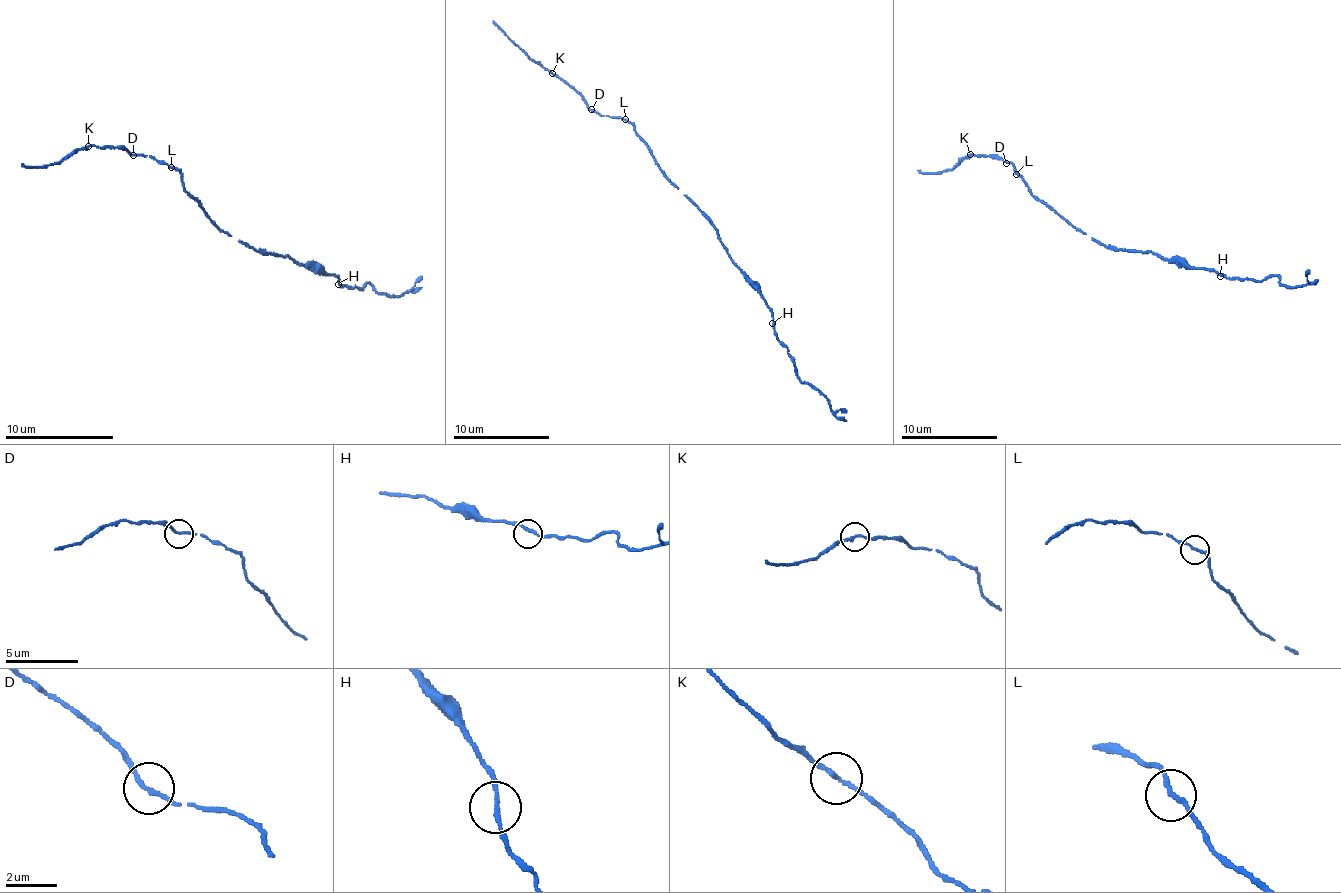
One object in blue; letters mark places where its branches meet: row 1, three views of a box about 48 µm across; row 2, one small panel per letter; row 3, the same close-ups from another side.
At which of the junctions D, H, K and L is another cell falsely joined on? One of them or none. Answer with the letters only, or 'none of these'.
none of these

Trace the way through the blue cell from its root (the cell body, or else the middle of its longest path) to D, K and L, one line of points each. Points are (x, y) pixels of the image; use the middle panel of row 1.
D: (688, 198), (664, 174), (650, 147), (630, 123), (623, 118), (599, 116), (592, 109)
K: (688, 198), (664, 174), (650, 147), (630, 123), (623, 118), (599, 116), (580, 94), (551, 73)
L: (688, 198), (664, 174), (650, 147), (626, 118)

